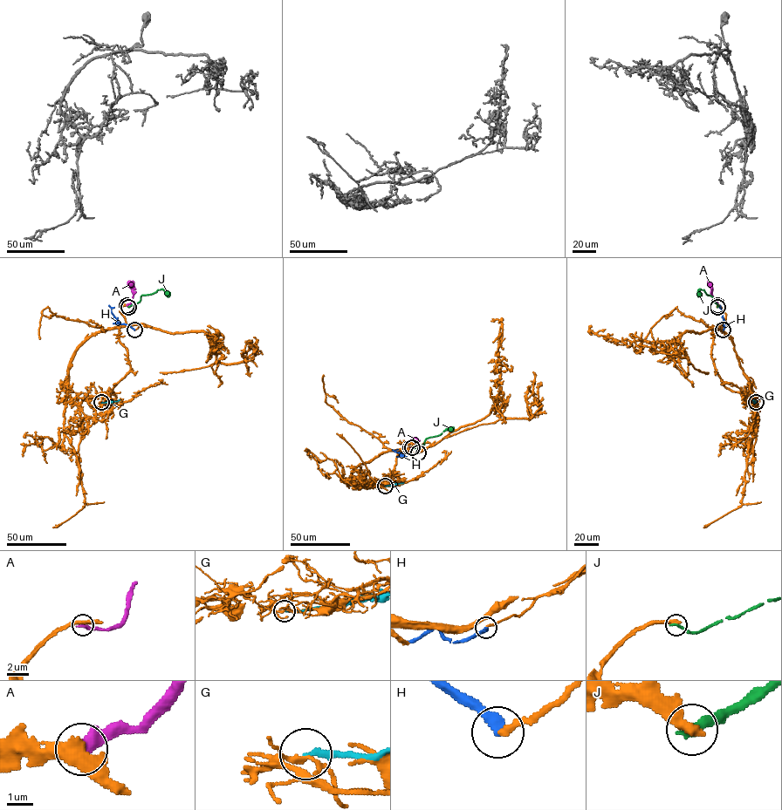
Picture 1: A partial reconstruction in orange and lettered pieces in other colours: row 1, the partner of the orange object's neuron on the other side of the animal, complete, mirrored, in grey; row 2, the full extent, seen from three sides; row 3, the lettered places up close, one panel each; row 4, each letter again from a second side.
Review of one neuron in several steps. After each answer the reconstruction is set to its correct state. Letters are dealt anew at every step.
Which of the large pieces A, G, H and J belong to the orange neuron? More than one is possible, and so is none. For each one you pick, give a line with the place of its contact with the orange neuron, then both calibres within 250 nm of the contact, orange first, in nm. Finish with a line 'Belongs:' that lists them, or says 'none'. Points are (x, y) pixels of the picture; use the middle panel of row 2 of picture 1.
Belongs: none

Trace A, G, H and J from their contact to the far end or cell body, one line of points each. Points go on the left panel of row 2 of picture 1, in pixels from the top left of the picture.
A: (126, 305), (133, 296), (128, 281)
G: (101, 403), (120, 399)
H: (134, 330), (129, 325), (118, 323), (108, 305)
J: (128, 307), (139, 302), (142, 295), (158, 289), (162, 289), (168, 296)

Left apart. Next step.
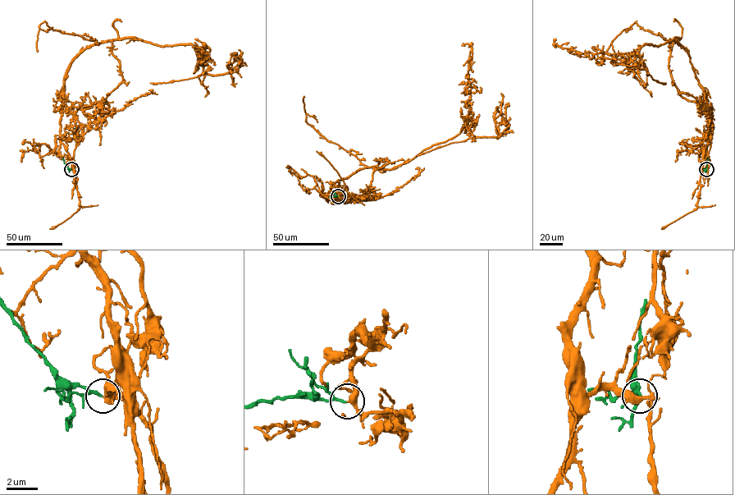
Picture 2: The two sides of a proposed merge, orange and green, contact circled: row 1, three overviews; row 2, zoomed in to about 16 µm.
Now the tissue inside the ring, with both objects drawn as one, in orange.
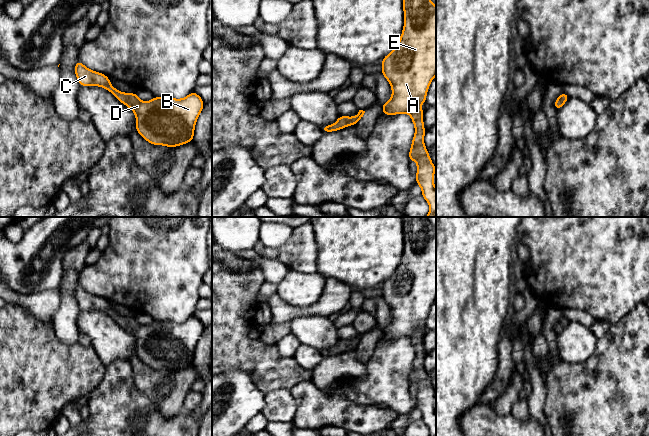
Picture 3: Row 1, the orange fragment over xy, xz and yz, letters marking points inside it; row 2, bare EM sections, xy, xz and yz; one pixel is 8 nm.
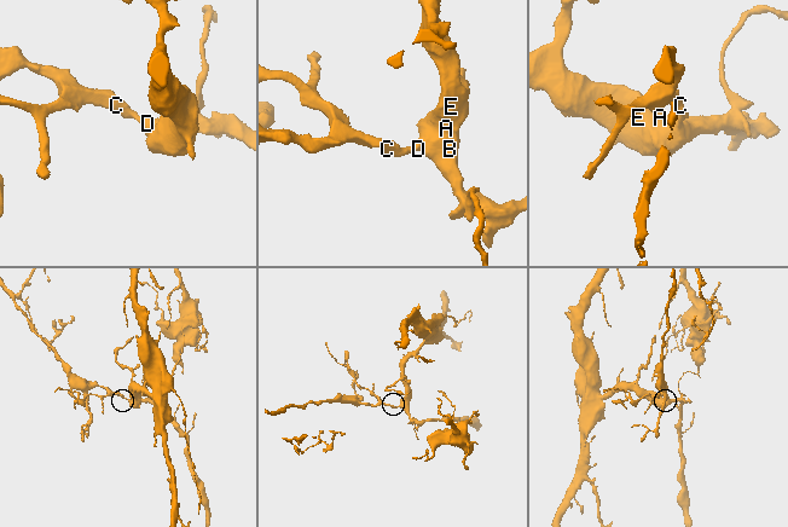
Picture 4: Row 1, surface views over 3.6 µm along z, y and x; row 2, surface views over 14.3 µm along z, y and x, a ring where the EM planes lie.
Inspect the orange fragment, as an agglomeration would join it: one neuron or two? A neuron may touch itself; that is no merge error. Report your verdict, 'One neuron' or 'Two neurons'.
One neuron

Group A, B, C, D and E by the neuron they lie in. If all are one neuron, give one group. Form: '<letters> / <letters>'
A B C D E

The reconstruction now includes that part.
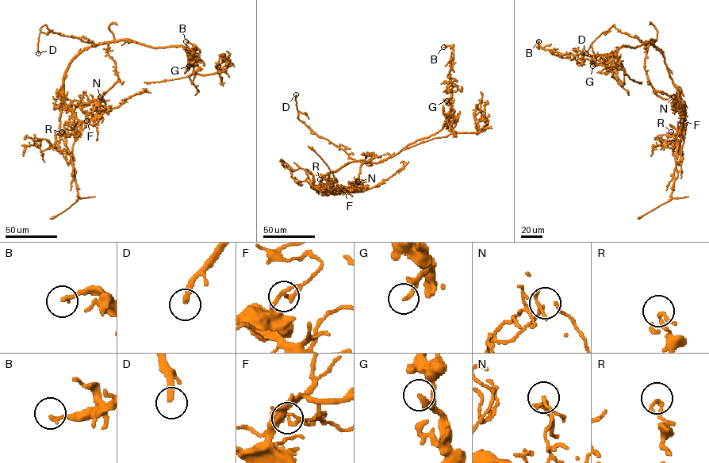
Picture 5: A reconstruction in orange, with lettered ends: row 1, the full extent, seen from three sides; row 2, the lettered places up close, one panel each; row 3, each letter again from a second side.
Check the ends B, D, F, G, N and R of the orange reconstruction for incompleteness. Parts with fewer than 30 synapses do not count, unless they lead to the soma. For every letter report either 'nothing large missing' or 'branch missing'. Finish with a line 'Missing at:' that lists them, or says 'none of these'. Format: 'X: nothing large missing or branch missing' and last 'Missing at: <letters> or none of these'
B: nothing large missing
D: branch missing
F: nothing large missing
G: branch missing
N: nothing large missing
R: nothing large missing
Missing at: D, G

